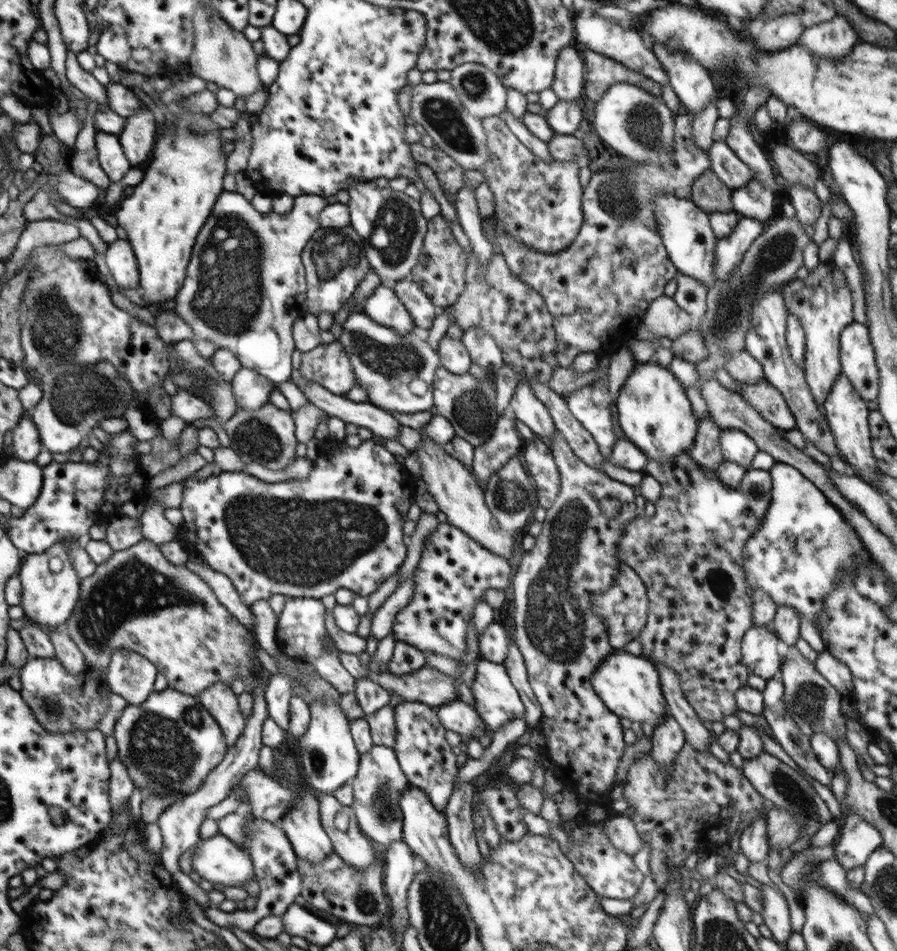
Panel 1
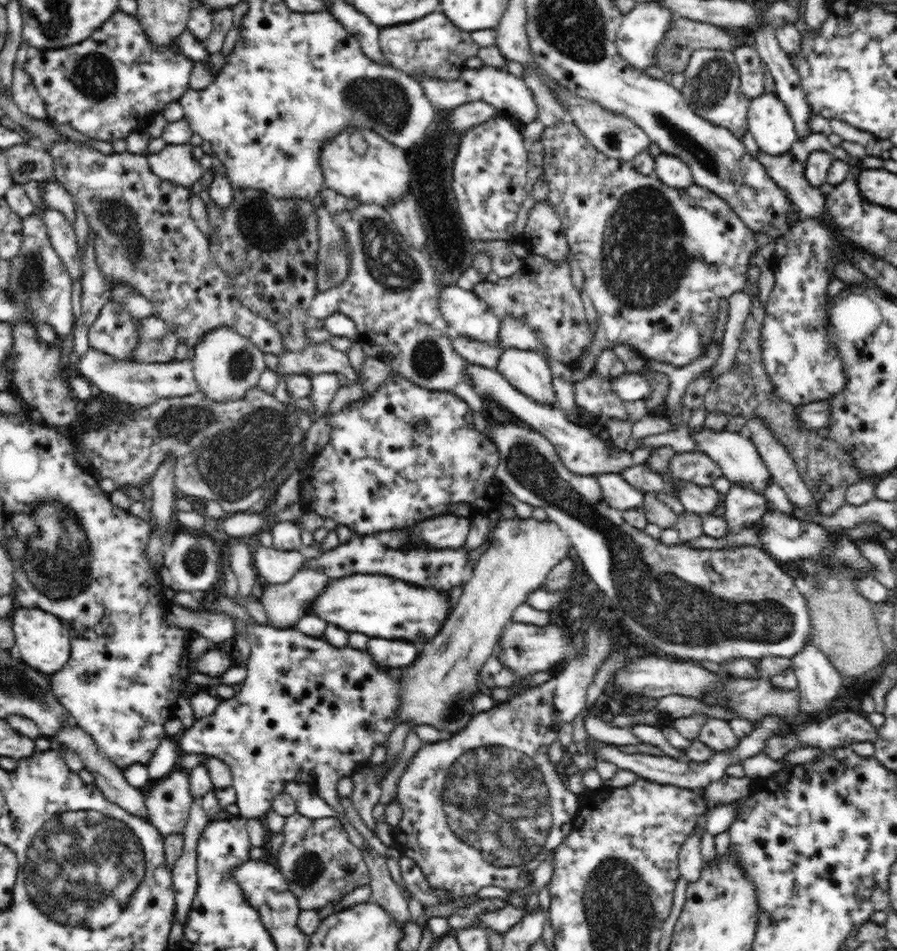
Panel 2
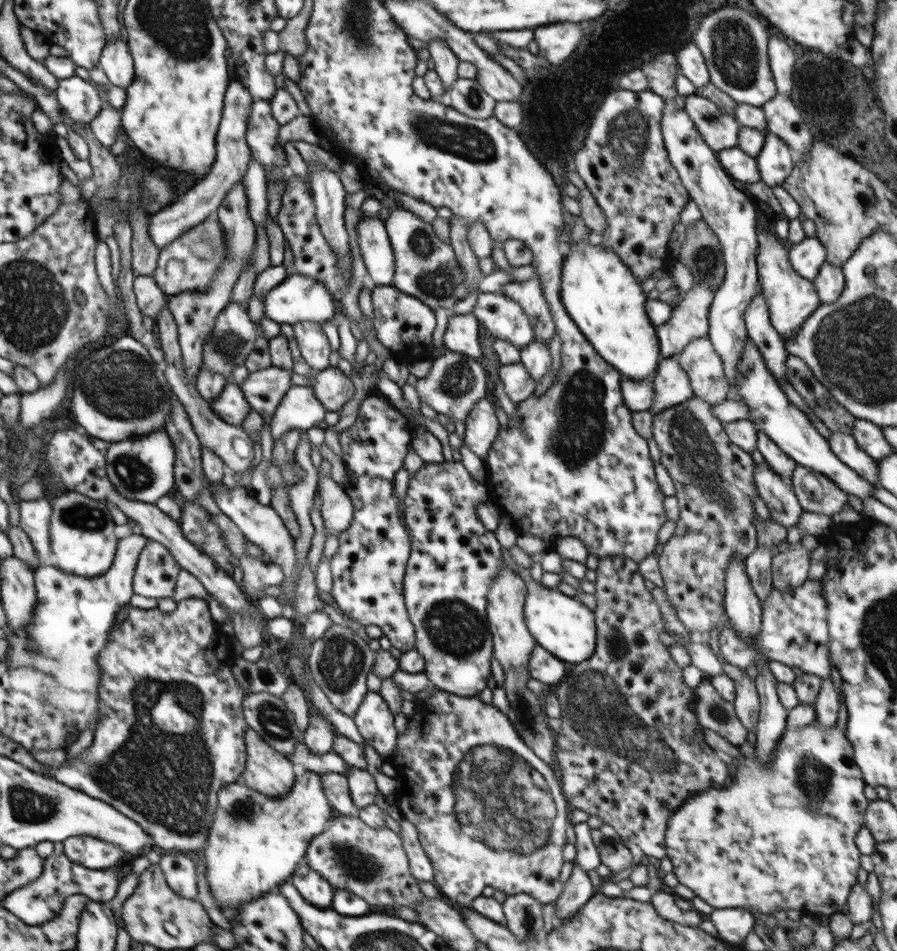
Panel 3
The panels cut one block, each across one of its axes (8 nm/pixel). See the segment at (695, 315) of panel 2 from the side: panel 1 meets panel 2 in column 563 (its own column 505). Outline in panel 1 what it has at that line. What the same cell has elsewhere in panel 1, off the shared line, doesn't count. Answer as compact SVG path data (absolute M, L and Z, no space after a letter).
M490 116L481 119L486 141L488 141L488 153L490 160L484 166L482 174L490 191L494 195L494 213L498 221L504 225L504 231L514 238L522 239L522 243L534 251L540 253L565 252L566 247L572 244L581 229L583 220L582 196L583 186L578 179L578 171L583 165L587 165L589 158L578 161L542 161L526 148L524 144L514 136L506 121L501 116Z

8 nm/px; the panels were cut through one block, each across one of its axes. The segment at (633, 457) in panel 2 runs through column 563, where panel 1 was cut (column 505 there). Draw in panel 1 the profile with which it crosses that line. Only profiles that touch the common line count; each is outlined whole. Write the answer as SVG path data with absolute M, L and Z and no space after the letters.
M502 414L497 421L492 437L475 448L472 467L480 478L480 486L486 490L486 483L519 452L521 439L516 429L515 420L508 414Z

